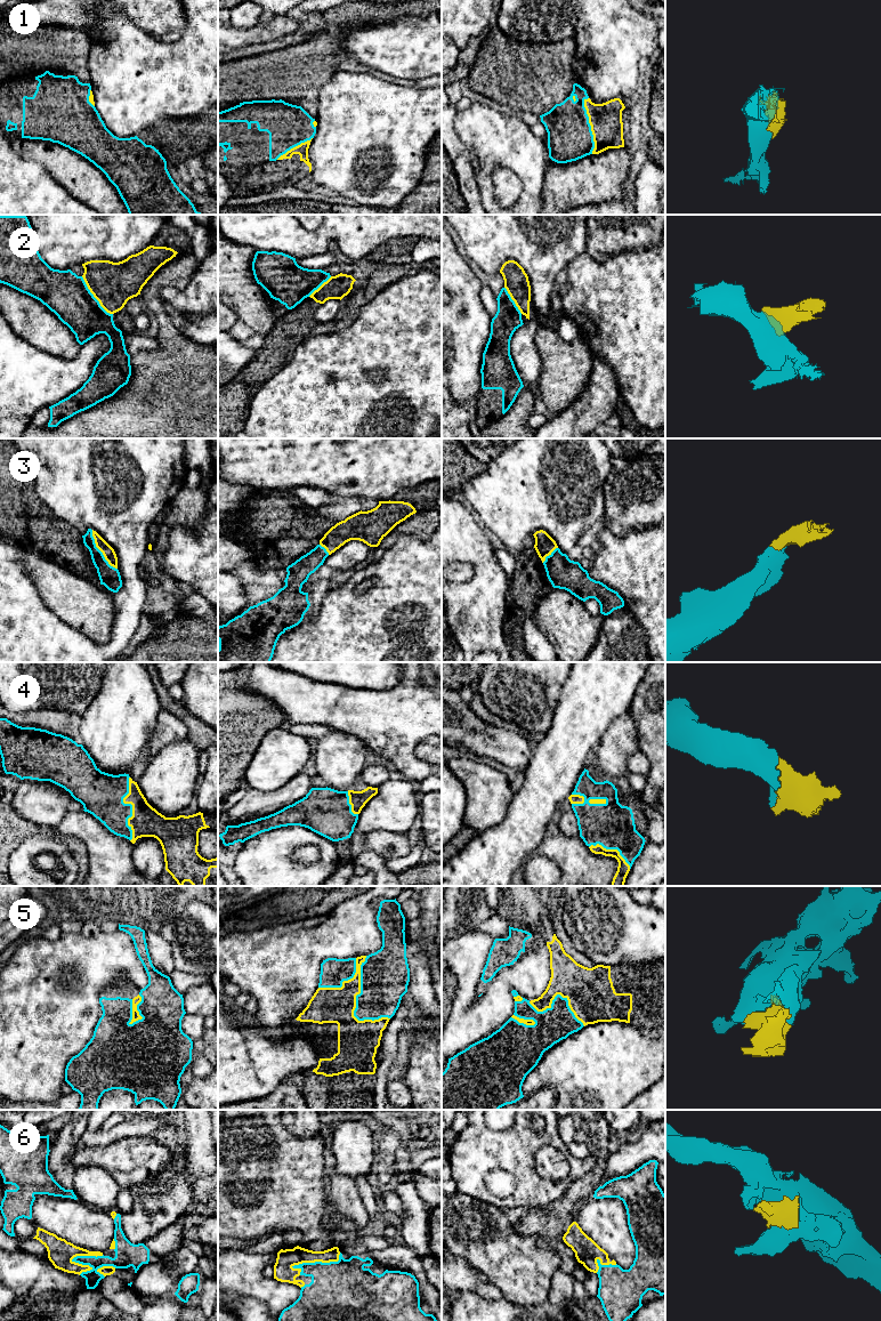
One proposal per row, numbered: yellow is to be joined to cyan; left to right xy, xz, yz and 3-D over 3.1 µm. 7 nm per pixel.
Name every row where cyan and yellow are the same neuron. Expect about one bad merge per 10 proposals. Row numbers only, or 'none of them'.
1, 3, 4, 5, 6

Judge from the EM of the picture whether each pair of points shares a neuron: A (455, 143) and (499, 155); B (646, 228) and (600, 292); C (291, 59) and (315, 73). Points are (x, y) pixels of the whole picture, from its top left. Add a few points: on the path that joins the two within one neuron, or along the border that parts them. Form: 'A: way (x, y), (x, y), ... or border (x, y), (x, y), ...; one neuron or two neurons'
A: border (453, 120), (455, 133), (469, 154), (474, 170); two neurons
B: border (653, 246), (646, 249), (622, 251), (605, 259); two neurons
C: way (297, 65), (300, 69), (309, 69); one neuron

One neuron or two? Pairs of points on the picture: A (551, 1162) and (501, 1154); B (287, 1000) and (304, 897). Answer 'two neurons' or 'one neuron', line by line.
A: two neurons
B: two neurons

